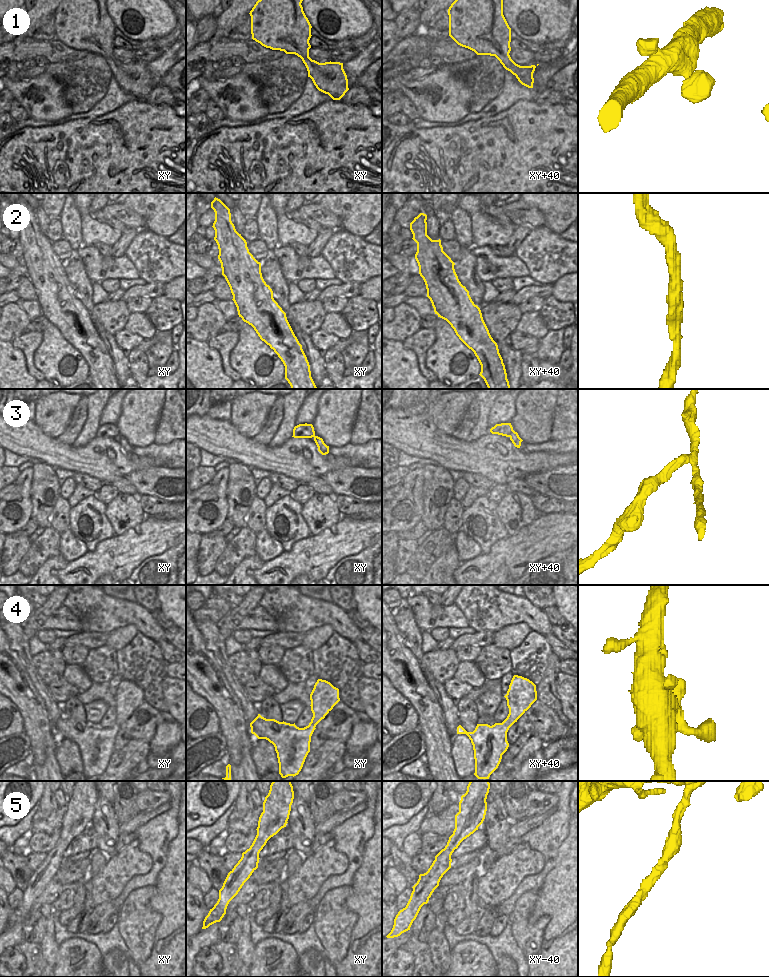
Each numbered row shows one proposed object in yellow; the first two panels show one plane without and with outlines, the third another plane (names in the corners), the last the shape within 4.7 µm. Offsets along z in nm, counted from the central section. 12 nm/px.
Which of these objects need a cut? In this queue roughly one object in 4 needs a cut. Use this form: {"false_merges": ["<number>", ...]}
{"false_merges": ["3", "5"]}

